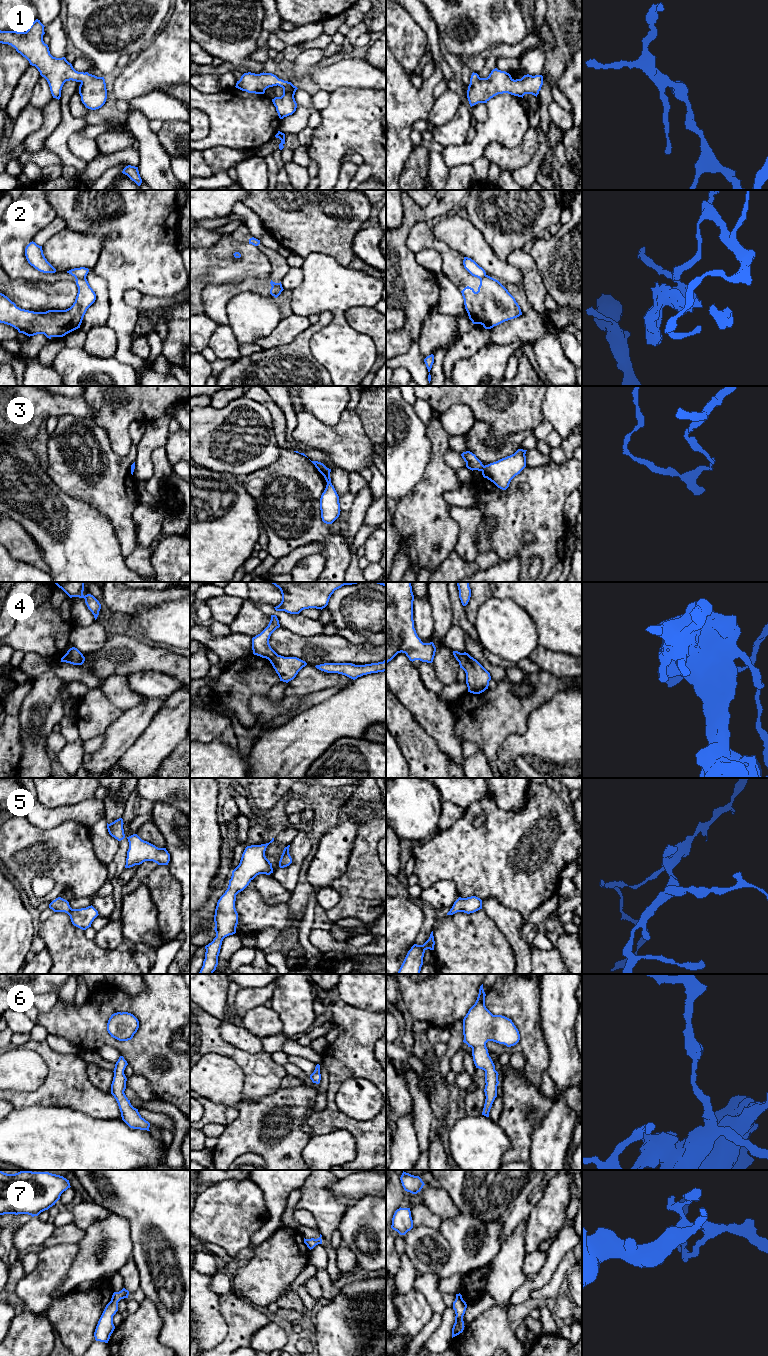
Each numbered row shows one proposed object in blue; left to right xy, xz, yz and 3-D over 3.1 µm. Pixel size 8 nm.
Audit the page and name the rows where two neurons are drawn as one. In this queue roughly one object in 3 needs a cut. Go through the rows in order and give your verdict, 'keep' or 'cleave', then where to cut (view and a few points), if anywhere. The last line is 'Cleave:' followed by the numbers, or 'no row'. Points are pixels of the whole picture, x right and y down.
1: keep | no cut
2: cleave | xy (85, 277), (78, 277), (76, 279)
3: cleave | yz (484, 466), (481, 470)
4: cleave | xz (277, 654), (269, 660)
5: keep | no cut
6: keep | no cut
7: keep | no cut
Cleave: 2, 3, 4

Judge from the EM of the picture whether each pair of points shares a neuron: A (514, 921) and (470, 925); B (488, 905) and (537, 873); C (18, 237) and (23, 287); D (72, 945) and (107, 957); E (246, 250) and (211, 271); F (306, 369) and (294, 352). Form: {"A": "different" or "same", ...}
{"A": "different", "B": "different", "C": "different", "D": "same", "E": "same", "F": "same"}

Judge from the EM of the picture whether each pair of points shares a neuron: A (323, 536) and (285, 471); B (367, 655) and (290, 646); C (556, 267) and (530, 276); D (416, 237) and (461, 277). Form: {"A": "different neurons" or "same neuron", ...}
{"A": "same neuron", "B": "same neuron", "C": "different neurons", "D": "same neuron"}

